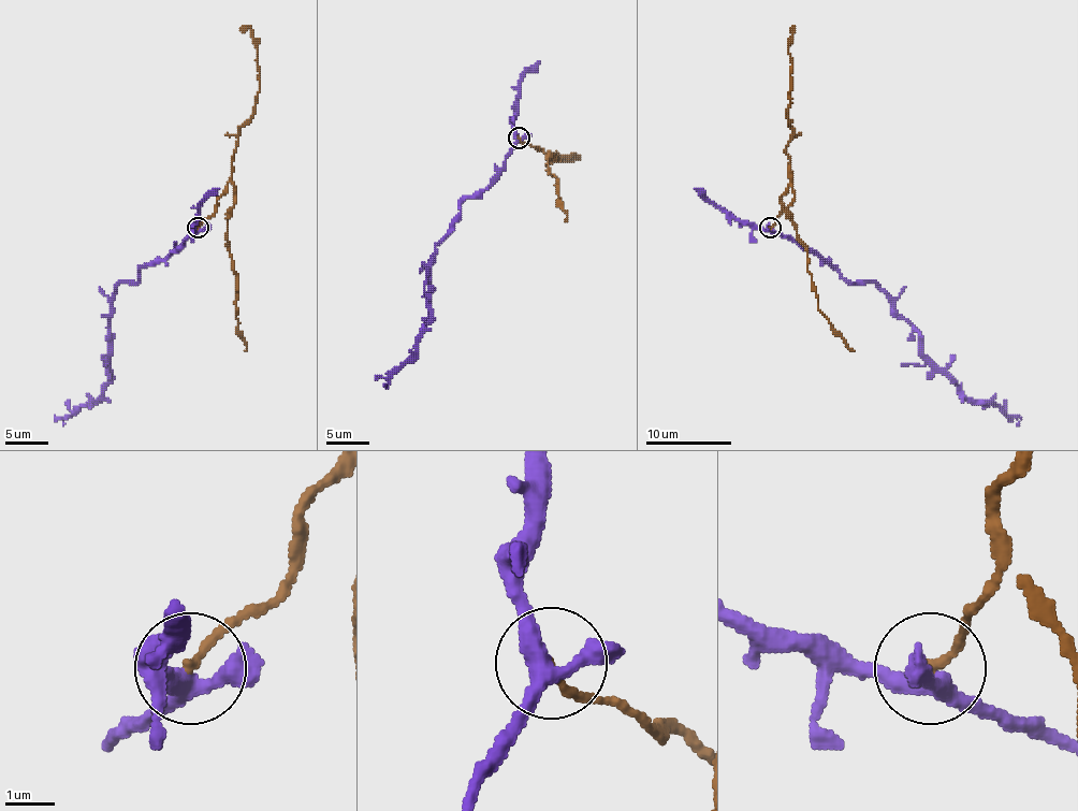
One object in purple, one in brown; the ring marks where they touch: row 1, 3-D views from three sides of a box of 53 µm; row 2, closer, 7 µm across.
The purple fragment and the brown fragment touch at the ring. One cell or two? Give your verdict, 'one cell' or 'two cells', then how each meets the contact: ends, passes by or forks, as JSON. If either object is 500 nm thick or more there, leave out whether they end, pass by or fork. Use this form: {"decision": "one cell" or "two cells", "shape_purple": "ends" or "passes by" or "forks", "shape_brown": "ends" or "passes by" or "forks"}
{"decision": "two cells", "shape_purple": "forks", "shape_brown": "ends"}

